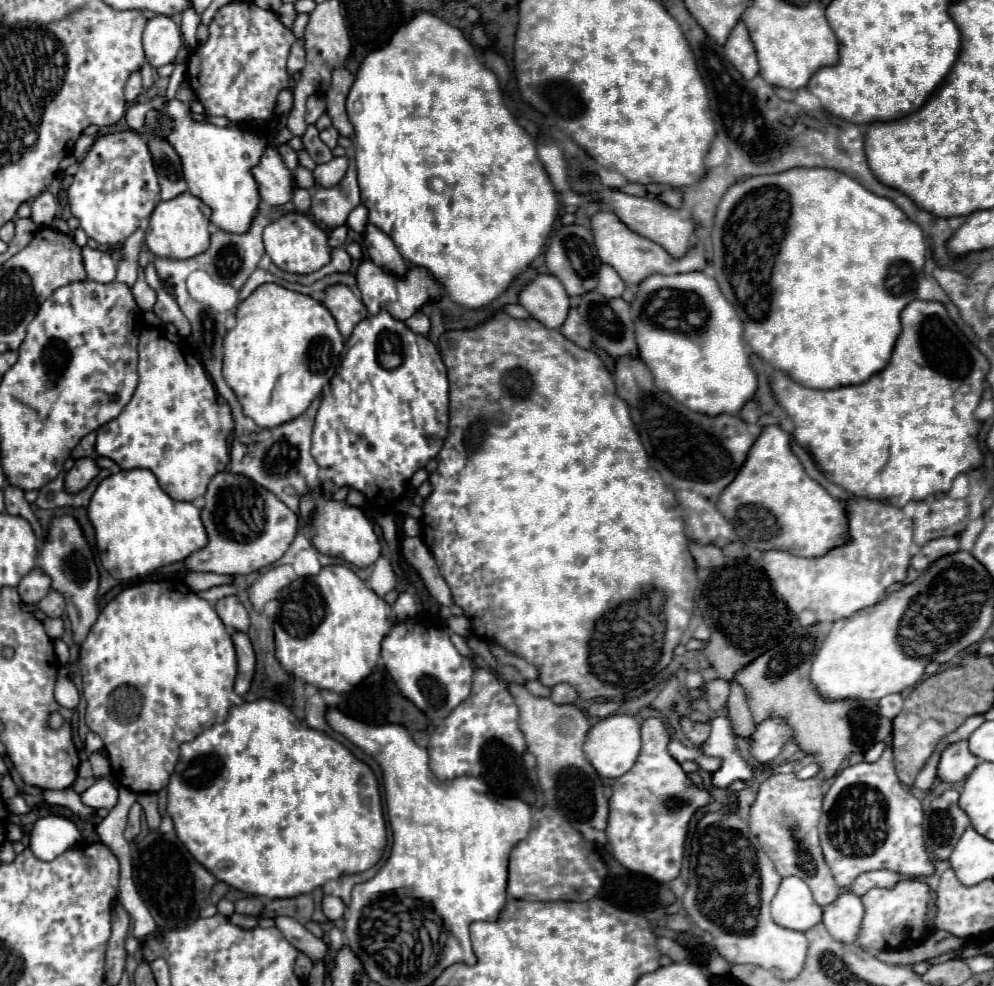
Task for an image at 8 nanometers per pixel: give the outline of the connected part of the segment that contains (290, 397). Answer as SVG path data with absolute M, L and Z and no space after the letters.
M276 283L256 287L248 299L238 305L236 327L224 337L224 367L222 375L236 393L244 415L260 427L278 427L288 419L302 415L322 387L332 379L340 365L344 337L340 335L330 311L310 295L284 289Z

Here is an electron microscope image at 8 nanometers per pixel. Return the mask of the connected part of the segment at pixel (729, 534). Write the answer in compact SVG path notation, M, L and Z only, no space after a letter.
M638 355L618 357L614 383L618 395L630 407L630 417L648 451L652 467L662 475L666 485L682 497L678 499L682 507L690 511L690 515L684 515L688 539L718 547L734 541L734 529L716 511L716 499L736 477L736 471L742 467L746 453L754 443L754 435L748 431L748 425L738 415L710 417L688 411L688 407L676 403L668 393L656 389L648 367L642 359L638 359Z

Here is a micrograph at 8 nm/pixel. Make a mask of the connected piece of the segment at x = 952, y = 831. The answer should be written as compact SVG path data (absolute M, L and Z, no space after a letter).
M954 789L944 791L924 813L926 849L936 861L948 861L968 825L968 815L958 807L958 793Z

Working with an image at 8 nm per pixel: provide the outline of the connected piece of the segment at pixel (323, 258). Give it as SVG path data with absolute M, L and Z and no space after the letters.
M284 213L280 219L264 229L264 247L272 263L290 273L312 273L330 261L330 247L326 243L326 231L300 213Z

